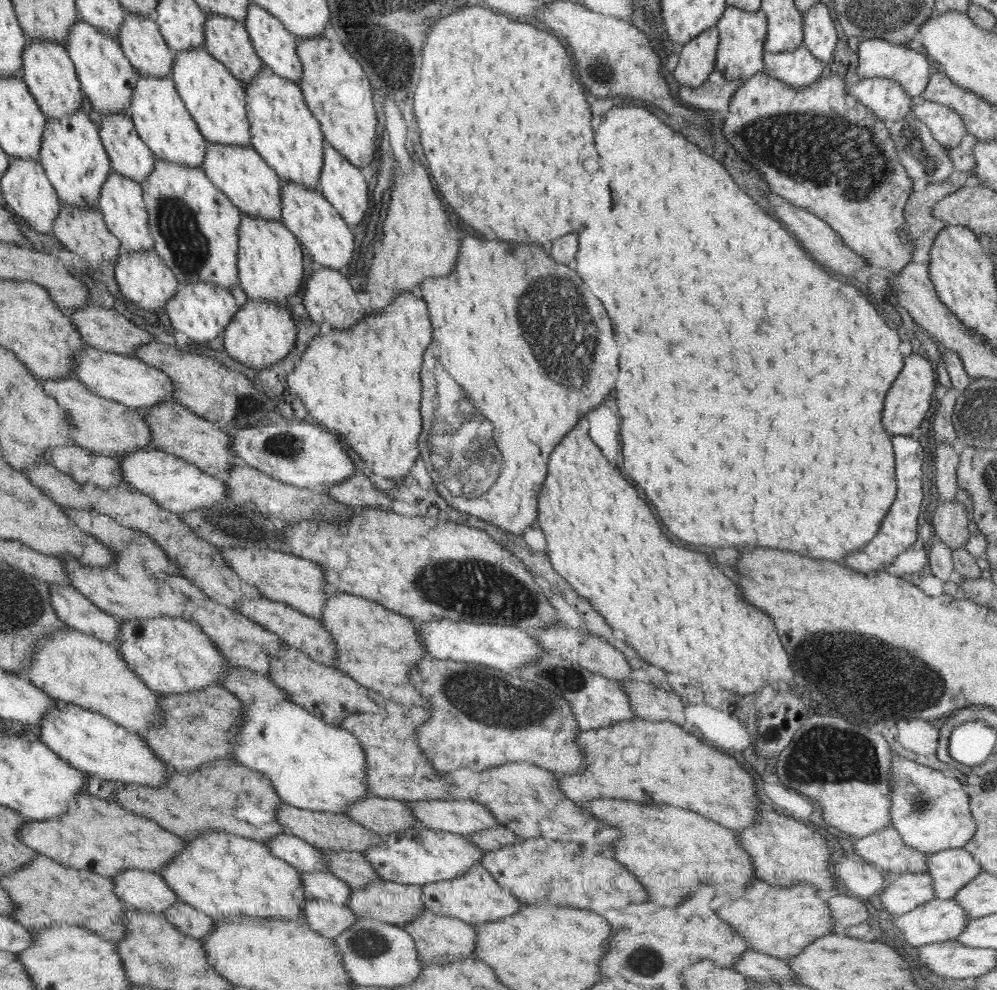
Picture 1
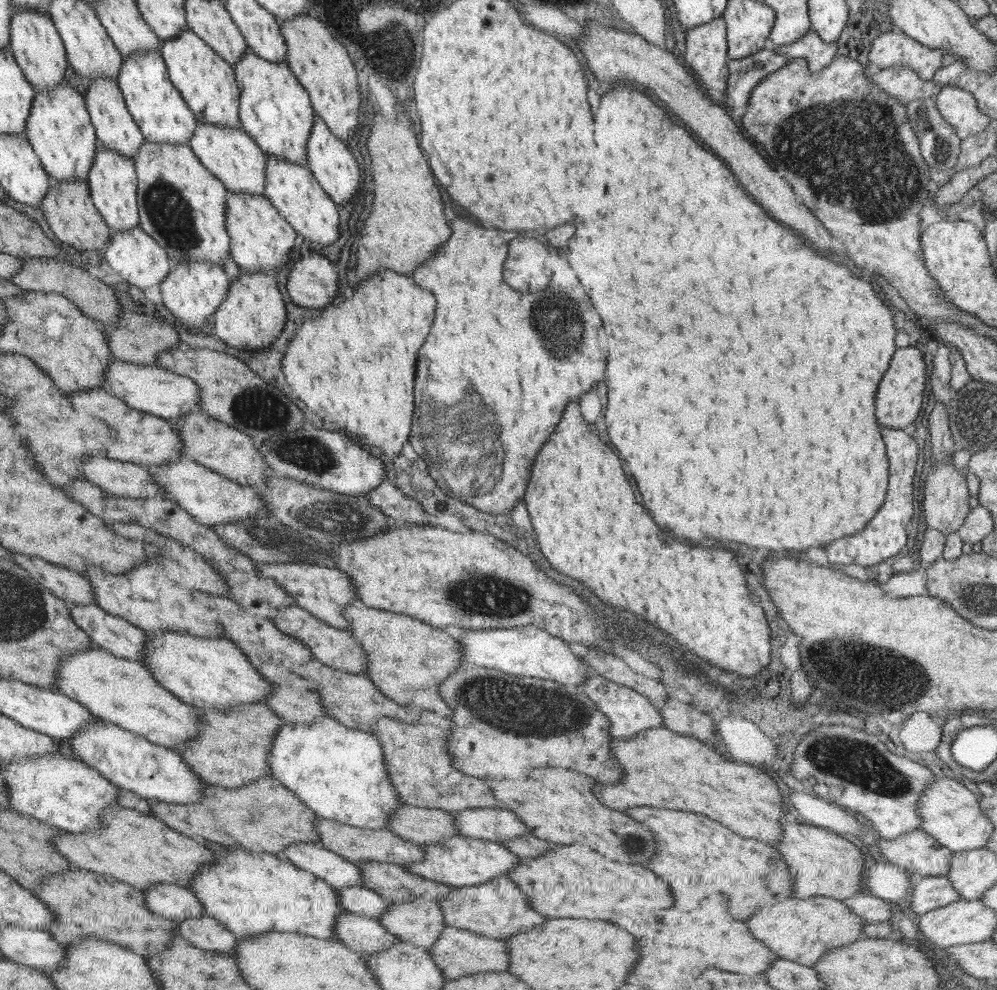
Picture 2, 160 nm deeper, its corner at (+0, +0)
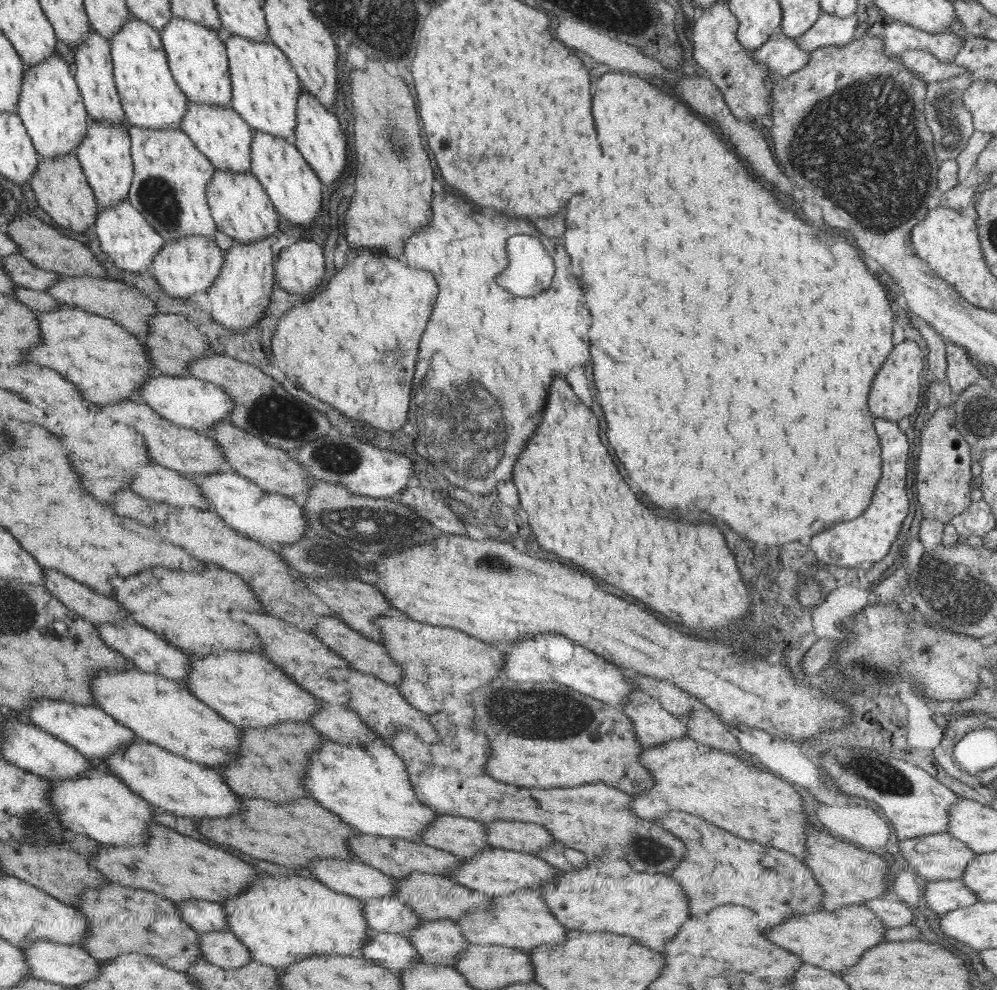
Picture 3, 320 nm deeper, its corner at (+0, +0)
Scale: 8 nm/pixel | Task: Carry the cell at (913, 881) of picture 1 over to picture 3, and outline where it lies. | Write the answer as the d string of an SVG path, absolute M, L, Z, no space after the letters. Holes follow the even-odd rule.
M961 878L956 881L930 881L925 890L928 908L940 915L979 902L978 896L964 886Z

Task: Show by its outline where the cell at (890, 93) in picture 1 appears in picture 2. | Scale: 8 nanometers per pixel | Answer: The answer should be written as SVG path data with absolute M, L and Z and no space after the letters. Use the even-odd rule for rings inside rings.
M906 66L886 68L870 76L870 80L905 105L916 99L936 97L942 87L932 80L925 81L912 68L906 68Z

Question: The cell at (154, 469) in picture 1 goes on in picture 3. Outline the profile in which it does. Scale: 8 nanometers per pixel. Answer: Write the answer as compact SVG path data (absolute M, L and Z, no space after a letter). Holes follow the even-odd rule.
M231 471L193 478L210 503L209 510L219 514L234 530L262 545L292 545L305 536L309 522L302 502L295 497L276 494L259 487L257 483Z

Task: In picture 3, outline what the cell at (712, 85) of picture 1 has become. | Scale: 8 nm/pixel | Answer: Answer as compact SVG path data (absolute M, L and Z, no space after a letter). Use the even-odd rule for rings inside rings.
M776 30L750 56L756 64L770 70L770 76L776 82L804 68L804 65L810 61L810 55L799 47L797 40Z

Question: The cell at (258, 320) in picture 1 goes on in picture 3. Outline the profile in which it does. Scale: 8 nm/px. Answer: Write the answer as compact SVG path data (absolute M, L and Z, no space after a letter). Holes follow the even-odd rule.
M270 235L253 243L234 242L226 250L226 262L207 294L213 319L228 330L248 330L251 326L258 326L267 311L275 279L272 244L276 240L276 236Z

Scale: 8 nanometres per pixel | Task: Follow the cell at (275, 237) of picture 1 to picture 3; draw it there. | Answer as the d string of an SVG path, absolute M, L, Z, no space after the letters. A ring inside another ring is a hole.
M216 169L208 184L209 209L217 223L217 230L231 236L236 243L253 243L269 237L279 231L278 214L270 199L266 196L265 188L260 186L260 181L250 173L237 173L230 169Z

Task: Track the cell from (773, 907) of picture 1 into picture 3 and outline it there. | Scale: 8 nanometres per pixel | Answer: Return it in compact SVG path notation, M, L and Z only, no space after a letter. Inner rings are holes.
M847 904L838 911L820 909L814 913L796 916L790 922L772 928L766 936L774 944L782 946L782 949L798 954L804 963L839 972L852 968L868 949L883 943L886 940L885 928L878 915L868 910L864 904Z

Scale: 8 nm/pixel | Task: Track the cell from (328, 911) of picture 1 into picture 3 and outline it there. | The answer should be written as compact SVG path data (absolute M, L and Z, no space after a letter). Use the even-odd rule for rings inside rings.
M372 930L362 947L362 957L393 972L406 970L422 961L409 936Z

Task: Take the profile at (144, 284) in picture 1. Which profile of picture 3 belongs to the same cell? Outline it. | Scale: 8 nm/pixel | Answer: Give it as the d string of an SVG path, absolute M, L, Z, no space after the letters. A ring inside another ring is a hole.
M129 197L121 200L111 207L104 207L97 212L95 218L96 234L100 241L100 248L114 264L122 270L130 271L132 274L146 275L148 268L153 266L153 258L164 246L165 239L150 226L148 219L129 201Z

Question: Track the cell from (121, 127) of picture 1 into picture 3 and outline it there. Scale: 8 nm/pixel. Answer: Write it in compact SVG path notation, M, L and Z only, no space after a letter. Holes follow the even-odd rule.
M93 28L89 35L74 48L75 70L78 87L81 88L85 97L86 110L97 121L108 121L118 123L127 131L131 124L127 121L127 116L121 105L121 97L117 93L116 80L113 76L112 48L109 46L110 40L98 34Z

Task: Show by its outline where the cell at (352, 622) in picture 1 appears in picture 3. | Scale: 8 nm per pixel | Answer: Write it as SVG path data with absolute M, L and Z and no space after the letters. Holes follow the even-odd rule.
M379 616L375 620L390 657L403 668L403 680L396 683L400 694L423 713L444 712L456 724L475 728L472 692L490 684L502 674L505 652L500 645L477 639L454 627L432 626L414 619Z

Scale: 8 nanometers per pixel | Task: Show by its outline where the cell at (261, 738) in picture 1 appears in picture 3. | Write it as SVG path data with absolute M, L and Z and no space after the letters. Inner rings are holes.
M324 738L322 739L321 746L311 754L310 758L311 762L309 762L309 766L307 766L307 770L305 770L305 778L303 778L303 783L305 784L305 787L307 788L307 794L306 798L314 798L314 802L316 804L320 804L320 806L324 806L324 808L328 808L330 812L334 812L334 814L338 814L340 816L340 820L344 820L346 824L350 824L350 826L354 826L356 830L360 830L362 834L370 834L370 835L378 835L383 836L386 838L403 838L404 840L412 840L412 841L418 841L422 840L421 836L423 836L423 832L425 832L425 828L427 826L431 826L433 824L434 820L437 820L438 812L435 811L432 807L429 807L426 803L423 803L415 794L413 790L413 784L411 783L411 780L409 778L409 772L407 770L407 766L398 756L393 748L388 745L388 741L384 741L384 739L379 740L373 740L370 744L367 744L366 746L362 747L360 744L347 744L344 746L341 742L334 742L330 738Z

